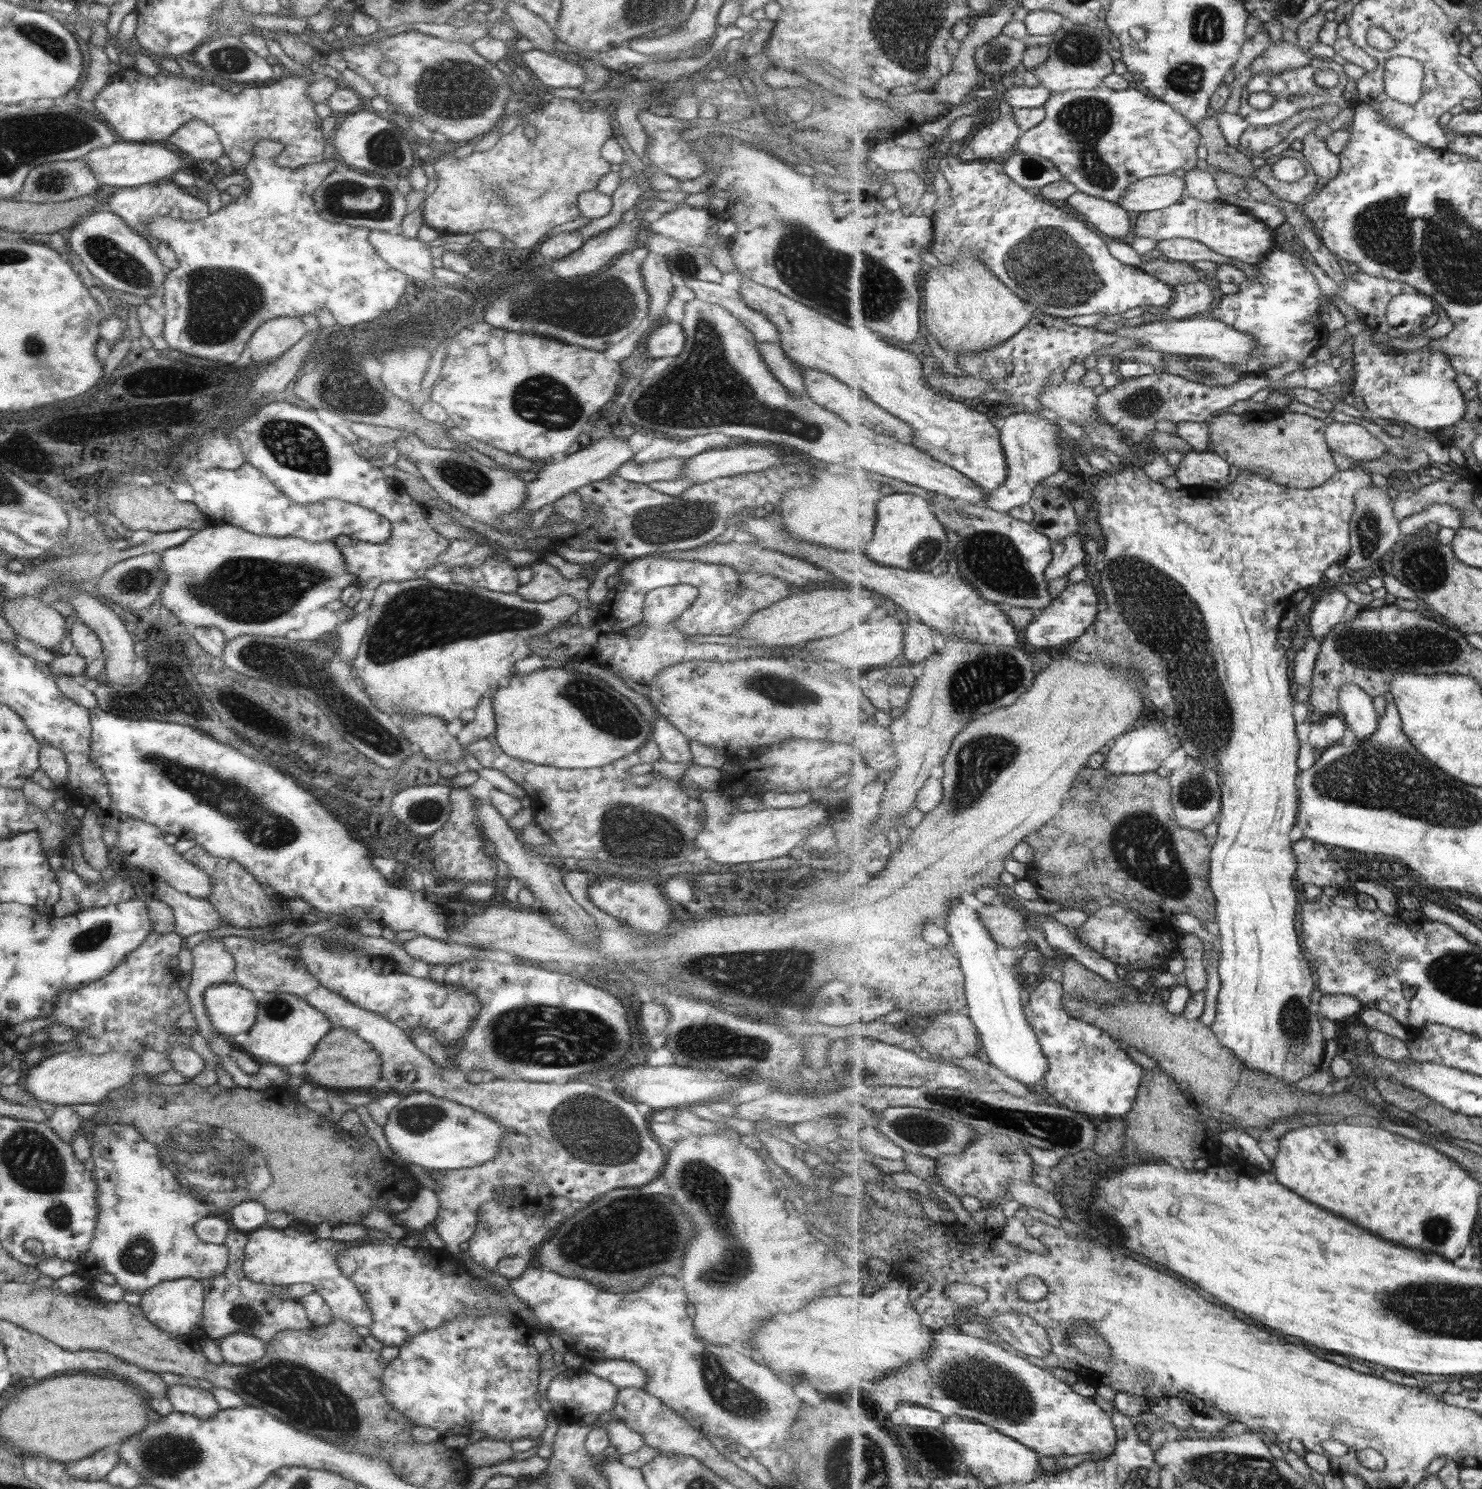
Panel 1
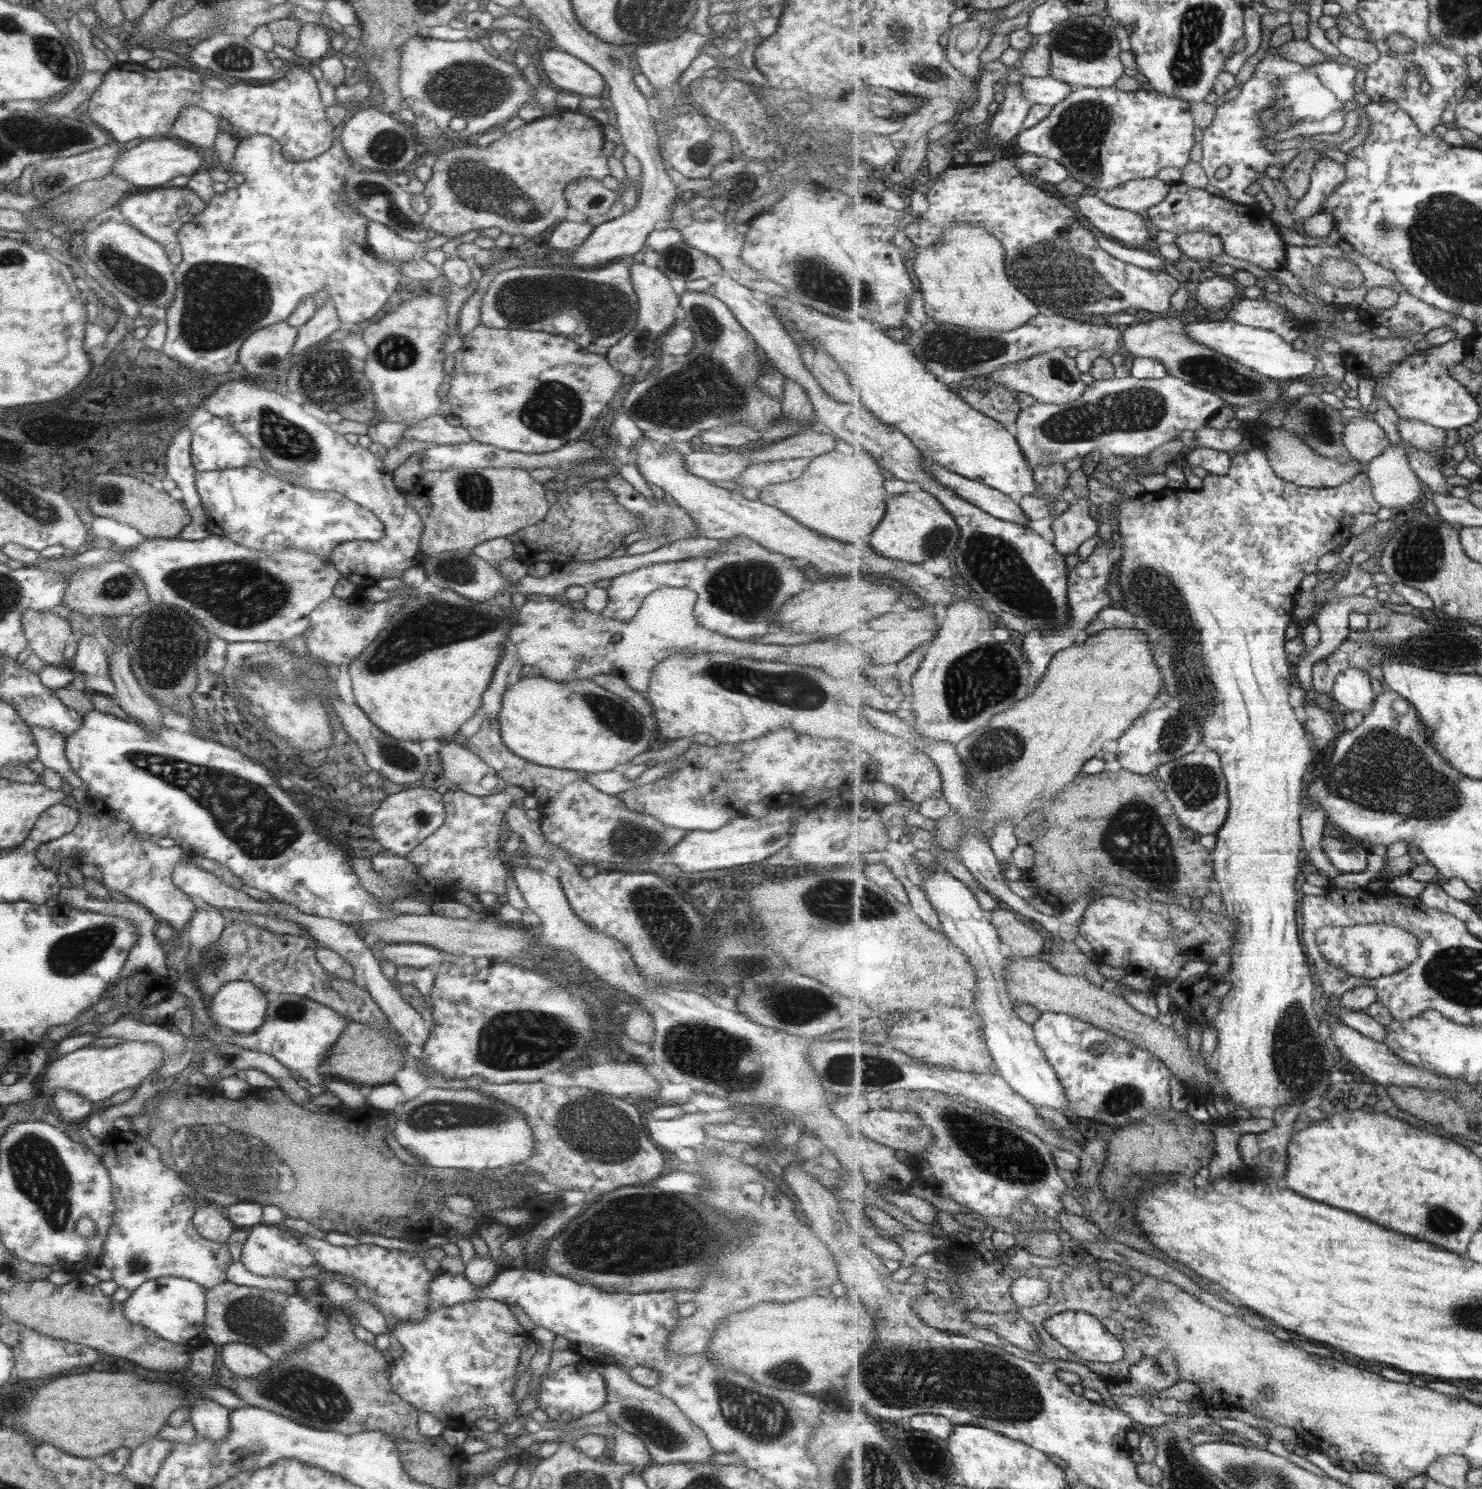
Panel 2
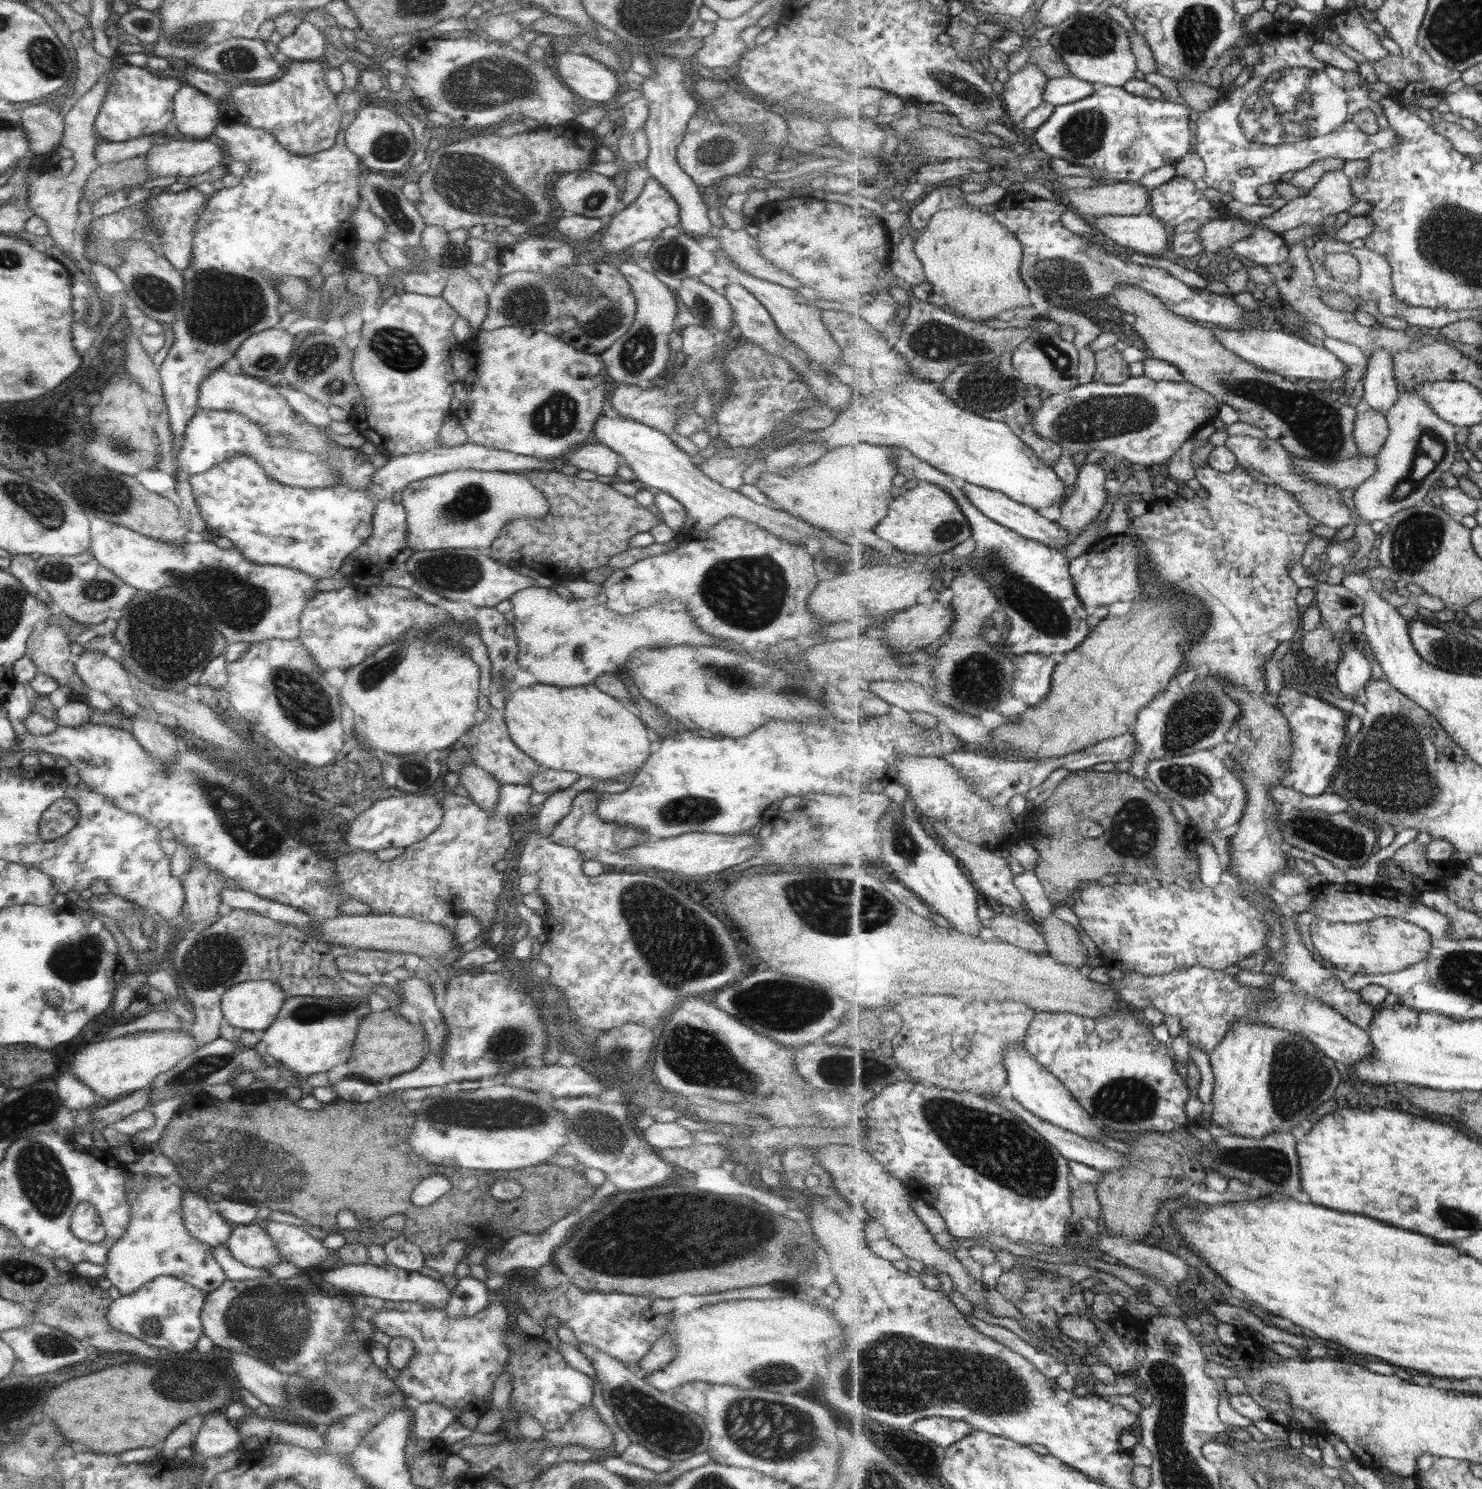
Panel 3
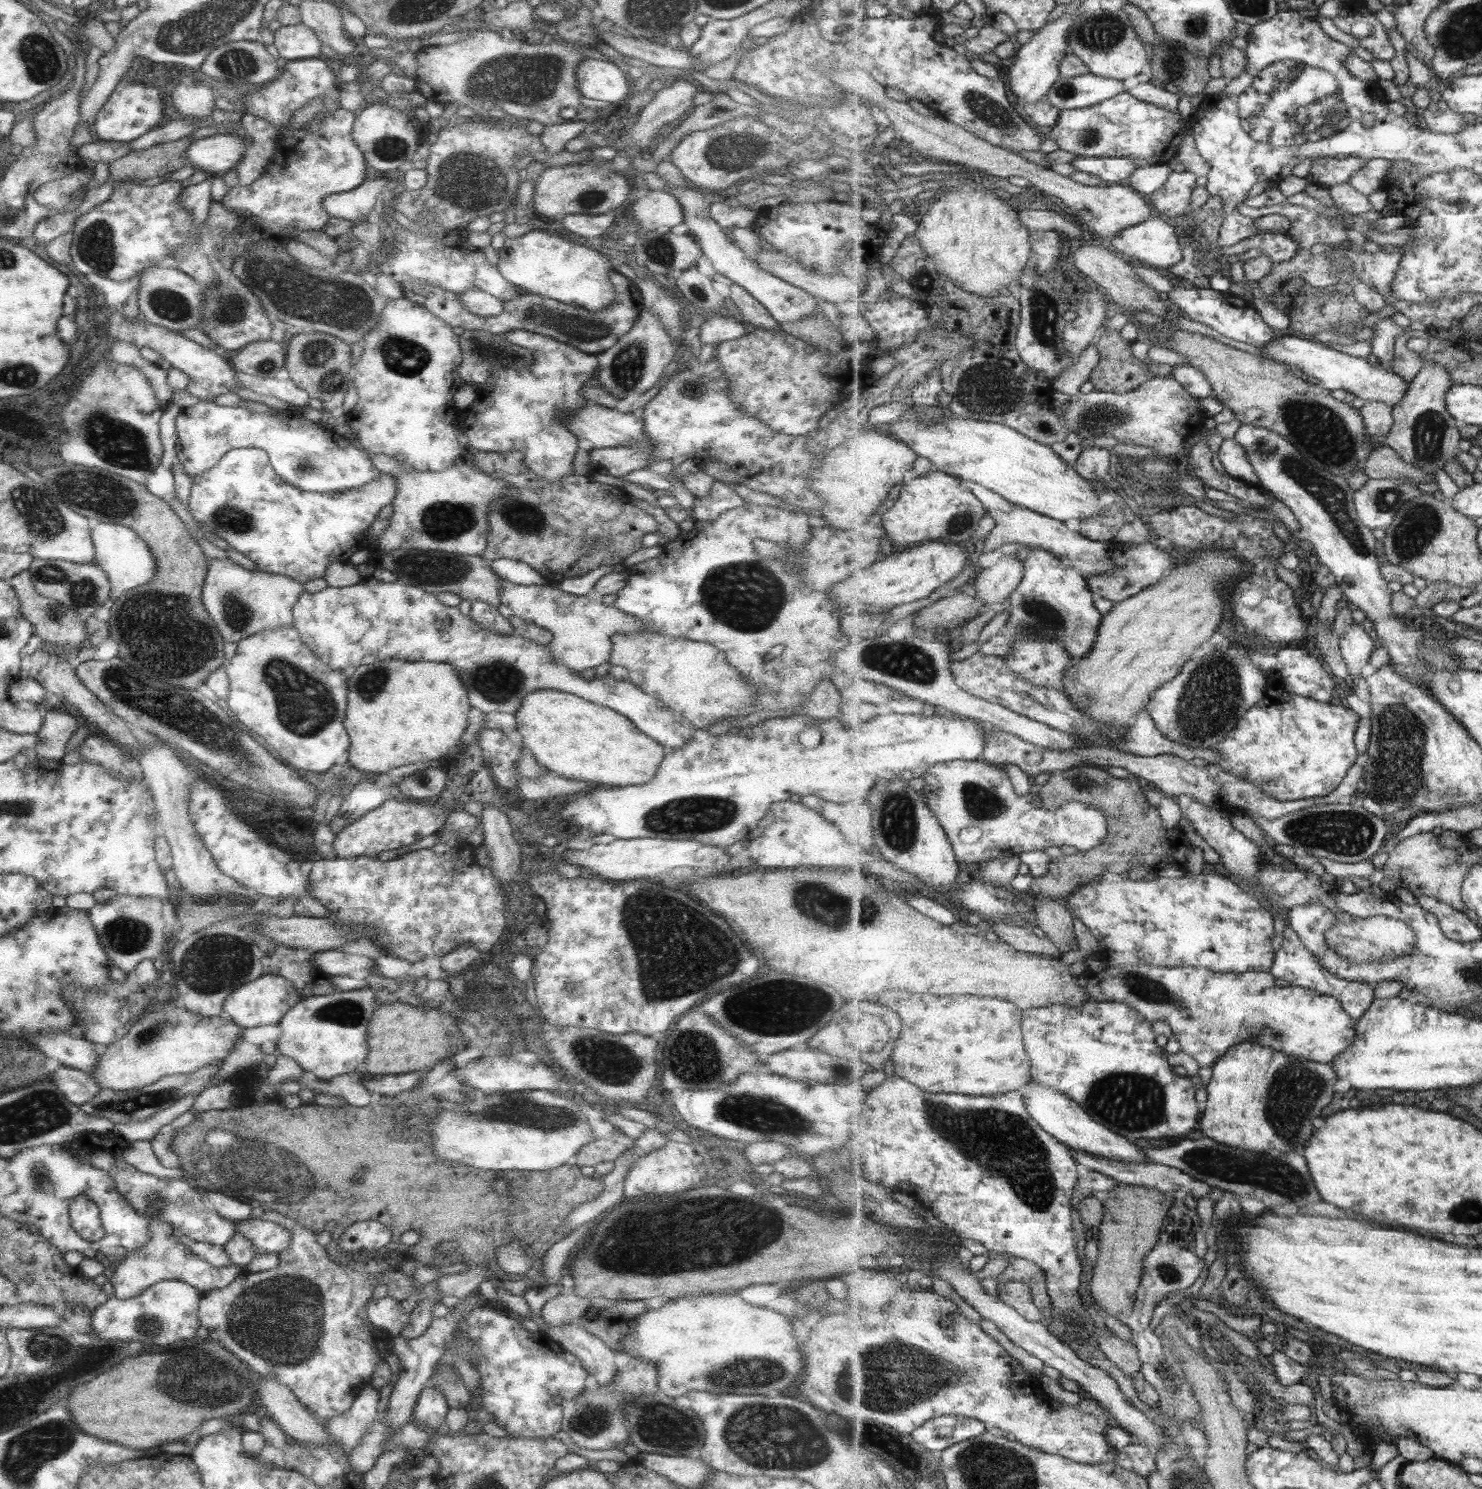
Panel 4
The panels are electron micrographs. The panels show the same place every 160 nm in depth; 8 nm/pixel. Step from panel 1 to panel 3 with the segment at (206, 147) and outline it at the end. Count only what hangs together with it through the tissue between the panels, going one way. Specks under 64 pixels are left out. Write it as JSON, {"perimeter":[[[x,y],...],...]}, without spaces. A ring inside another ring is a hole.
{"perimeter":[[[187,86],[174,94],[171,115],[176,132],[186,140],[210,138],[220,118],[217,102]]]}

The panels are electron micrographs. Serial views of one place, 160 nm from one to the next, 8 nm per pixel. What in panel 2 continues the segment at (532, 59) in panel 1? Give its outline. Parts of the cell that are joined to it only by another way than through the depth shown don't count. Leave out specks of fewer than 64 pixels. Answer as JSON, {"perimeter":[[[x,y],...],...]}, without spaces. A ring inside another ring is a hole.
{"perimeter":[[[542,45],[539,48],[539,68],[549,84],[560,92],[579,98],[604,96],[601,75],[573,55]]]}

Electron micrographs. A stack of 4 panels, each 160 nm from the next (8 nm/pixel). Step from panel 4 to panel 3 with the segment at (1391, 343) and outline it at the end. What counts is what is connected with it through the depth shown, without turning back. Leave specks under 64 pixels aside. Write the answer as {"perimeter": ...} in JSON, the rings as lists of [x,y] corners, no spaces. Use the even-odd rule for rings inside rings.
{"perimeter":[[[1382,348],[1367,362],[1363,379],[1363,398],[1371,409],[1387,414],[1399,400],[1400,390],[1393,374],[1393,353]]]}

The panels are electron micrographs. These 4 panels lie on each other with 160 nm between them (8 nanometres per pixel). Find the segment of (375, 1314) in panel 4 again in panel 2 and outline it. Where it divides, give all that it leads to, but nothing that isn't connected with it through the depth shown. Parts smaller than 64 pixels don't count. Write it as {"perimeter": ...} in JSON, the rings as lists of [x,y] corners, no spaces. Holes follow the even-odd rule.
{"perimeter":[[[481,1298],[476,1301],[457,1303],[453,1306],[439,1307],[438,1309],[429,1310],[427,1316],[421,1320],[421,1322],[398,1322],[394,1328],[392,1328],[392,1335],[401,1345],[402,1355],[396,1364],[391,1365],[388,1380],[391,1391],[393,1391],[401,1401],[413,1406],[418,1412],[429,1413],[437,1417],[437,1419],[445,1423],[447,1427],[471,1429],[474,1427],[474,1421],[476,1419],[484,1418],[497,1421],[499,1425],[498,1432],[510,1439],[525,1433],[522,1418],[515,1416],[518,1404],[513,1400],[513,1387],[515,1387],[516,1377],[519,1375],[517,1369],[515,1369],[517,1368],[517,1364],[519,1364],[519,1354],[521,1354],[523,1348],[531,1342],[531,1336],[517,1323],[515,1317],[513,1317],[513,1313],[509,1311],[507,1304],[497,1302],[496,1300]]]}

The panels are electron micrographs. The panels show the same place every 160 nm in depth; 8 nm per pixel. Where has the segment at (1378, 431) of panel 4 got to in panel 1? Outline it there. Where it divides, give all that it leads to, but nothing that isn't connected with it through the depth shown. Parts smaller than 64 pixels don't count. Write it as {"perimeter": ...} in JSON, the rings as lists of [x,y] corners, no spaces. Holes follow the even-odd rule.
{"perimeter":[[[1329,424],[1325,429],[1325,439],[1331,451],[1349,456],[1357,463],[1380,460],[1389,451],[1381,440],[1377,440],[1365,426],[1359,424]]]}

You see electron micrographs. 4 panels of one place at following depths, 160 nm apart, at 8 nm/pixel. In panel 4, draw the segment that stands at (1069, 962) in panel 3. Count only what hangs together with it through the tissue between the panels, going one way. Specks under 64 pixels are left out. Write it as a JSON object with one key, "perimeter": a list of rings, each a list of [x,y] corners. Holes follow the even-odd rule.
{"perimeter":[[[1032,898],[1036,906],[1035,922],[1061,952],[1067,952],[1076,943],[1073,932],[1074,916],[1070,908],[1053,899]]]}

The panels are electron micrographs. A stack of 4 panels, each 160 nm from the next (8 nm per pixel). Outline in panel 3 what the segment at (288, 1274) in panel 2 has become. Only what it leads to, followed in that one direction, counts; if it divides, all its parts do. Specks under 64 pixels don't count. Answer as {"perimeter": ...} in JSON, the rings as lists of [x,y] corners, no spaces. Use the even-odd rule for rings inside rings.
{"perimeter":[[[255,1222],[233,1226],[231,1234],[226,1238],[223,1246],[237,1262],[248,1267],[267,1269],[274,1264],[279,1264],[280,1261],[285,1261],[279,1256],[269,1235]]]}

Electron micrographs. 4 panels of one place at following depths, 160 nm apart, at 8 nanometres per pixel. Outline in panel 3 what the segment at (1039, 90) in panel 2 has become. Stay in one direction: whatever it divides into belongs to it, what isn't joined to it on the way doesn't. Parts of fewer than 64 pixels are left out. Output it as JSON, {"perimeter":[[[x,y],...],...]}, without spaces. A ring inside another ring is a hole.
{"perimeter":[[[1075,76],[1052,78],[1045,88],[1043,99],[1055,107],[1071,104],[1089,98],[1095,92],[1095,85],[1079,80]]]}

